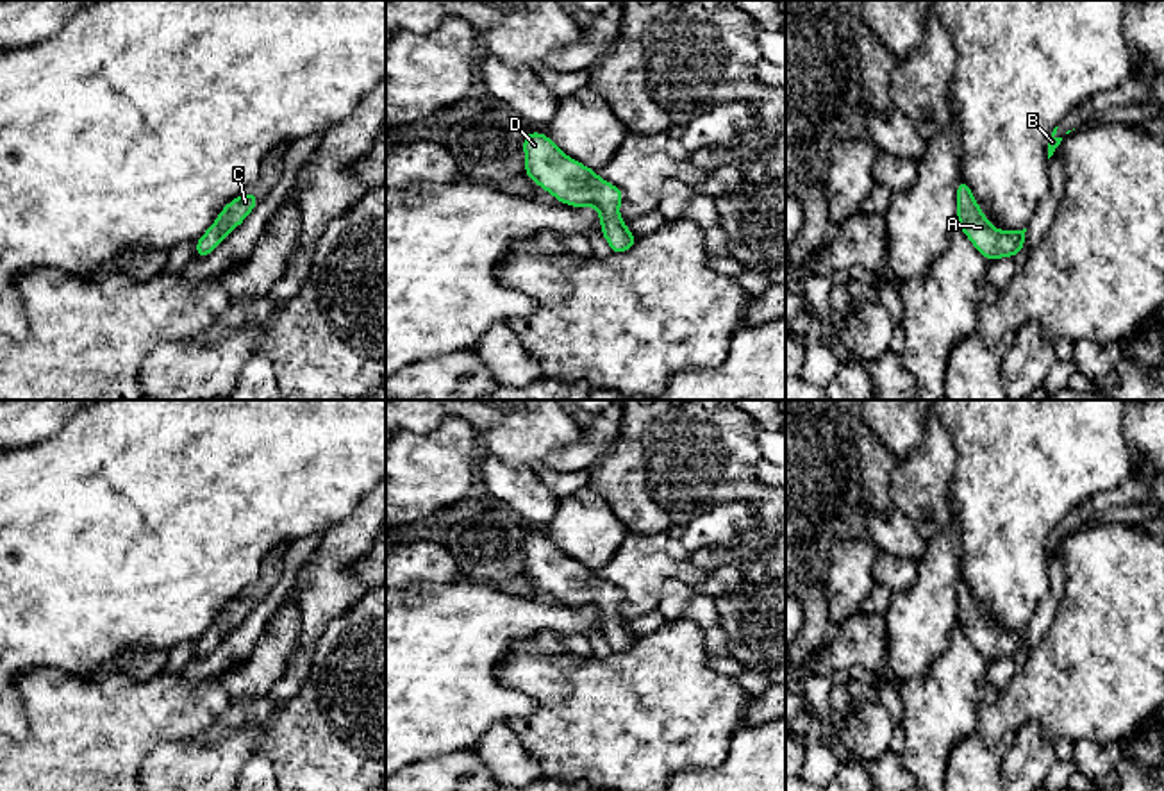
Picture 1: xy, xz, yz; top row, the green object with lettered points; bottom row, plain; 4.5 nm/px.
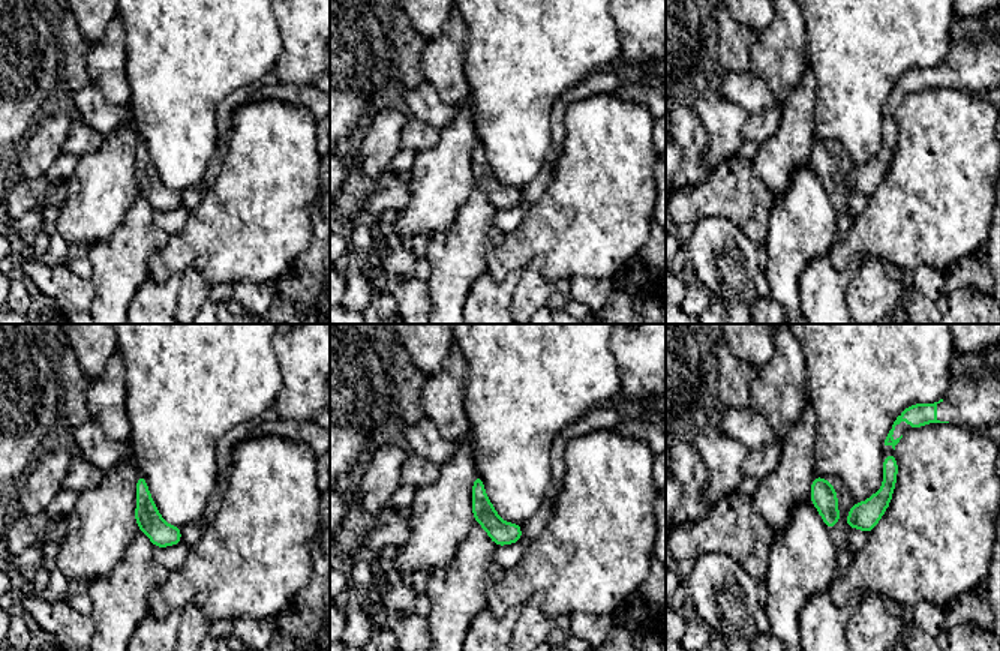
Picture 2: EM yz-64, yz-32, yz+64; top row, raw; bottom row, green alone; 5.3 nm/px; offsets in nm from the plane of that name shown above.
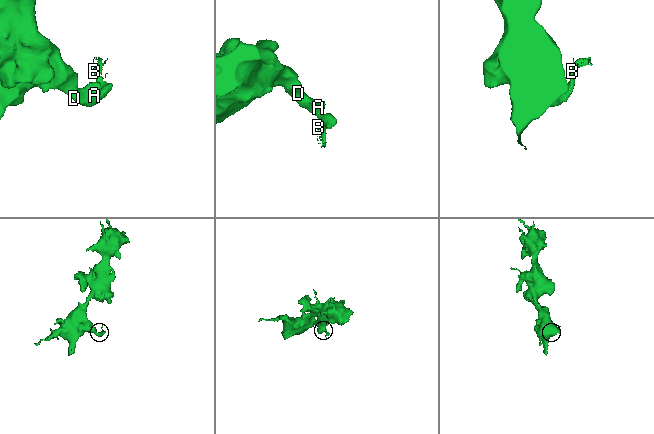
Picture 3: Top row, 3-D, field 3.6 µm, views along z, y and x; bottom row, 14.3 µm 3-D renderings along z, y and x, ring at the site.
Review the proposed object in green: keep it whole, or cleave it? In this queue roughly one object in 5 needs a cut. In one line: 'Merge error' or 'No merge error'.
No merge error

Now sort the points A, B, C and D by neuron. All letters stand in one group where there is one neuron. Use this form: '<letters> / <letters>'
A B C D

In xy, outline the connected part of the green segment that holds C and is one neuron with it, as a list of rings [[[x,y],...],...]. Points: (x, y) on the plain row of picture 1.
[[[241,593],[229,602],[214,623],[196,639],[196,659],[207,657],[255,609],[259,595]]]

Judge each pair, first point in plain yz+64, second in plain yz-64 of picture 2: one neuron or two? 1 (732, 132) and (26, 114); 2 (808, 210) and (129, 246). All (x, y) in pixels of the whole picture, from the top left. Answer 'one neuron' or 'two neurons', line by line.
1: two neurons
2: one neuron

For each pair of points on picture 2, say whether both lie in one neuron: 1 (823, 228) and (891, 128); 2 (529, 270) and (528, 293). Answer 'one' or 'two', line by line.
1: two
2: one

